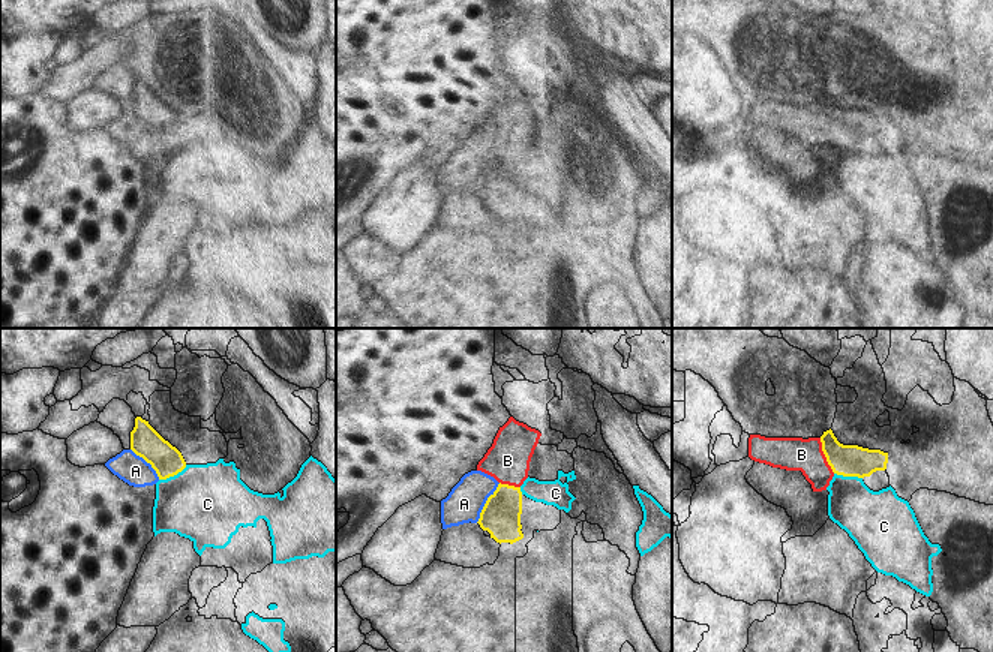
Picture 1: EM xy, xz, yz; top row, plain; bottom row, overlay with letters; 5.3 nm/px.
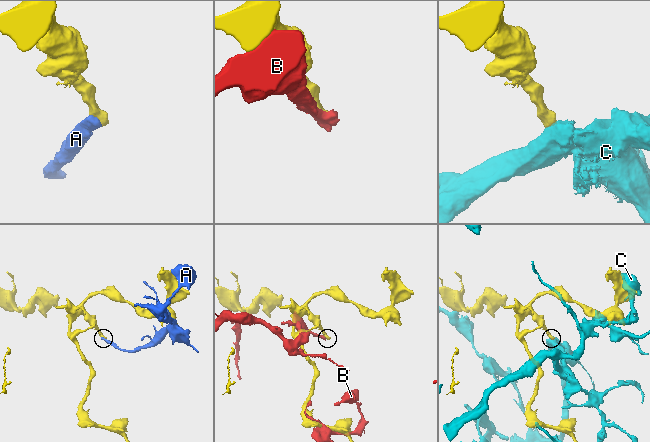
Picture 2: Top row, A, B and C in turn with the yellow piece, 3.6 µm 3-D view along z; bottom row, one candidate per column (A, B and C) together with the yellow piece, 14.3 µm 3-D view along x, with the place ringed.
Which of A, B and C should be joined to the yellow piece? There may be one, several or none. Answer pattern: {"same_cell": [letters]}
{"same_cell": []}

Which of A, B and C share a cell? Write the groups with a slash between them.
A B / C

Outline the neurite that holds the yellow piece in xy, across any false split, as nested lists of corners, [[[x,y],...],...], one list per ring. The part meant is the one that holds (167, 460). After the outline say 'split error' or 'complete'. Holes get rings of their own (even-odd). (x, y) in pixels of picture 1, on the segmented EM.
[[[141,417],[135,418],[130,432],[130,450],[152,465],[159,480],[174,477],[186,468],[182,453]]]; complete

